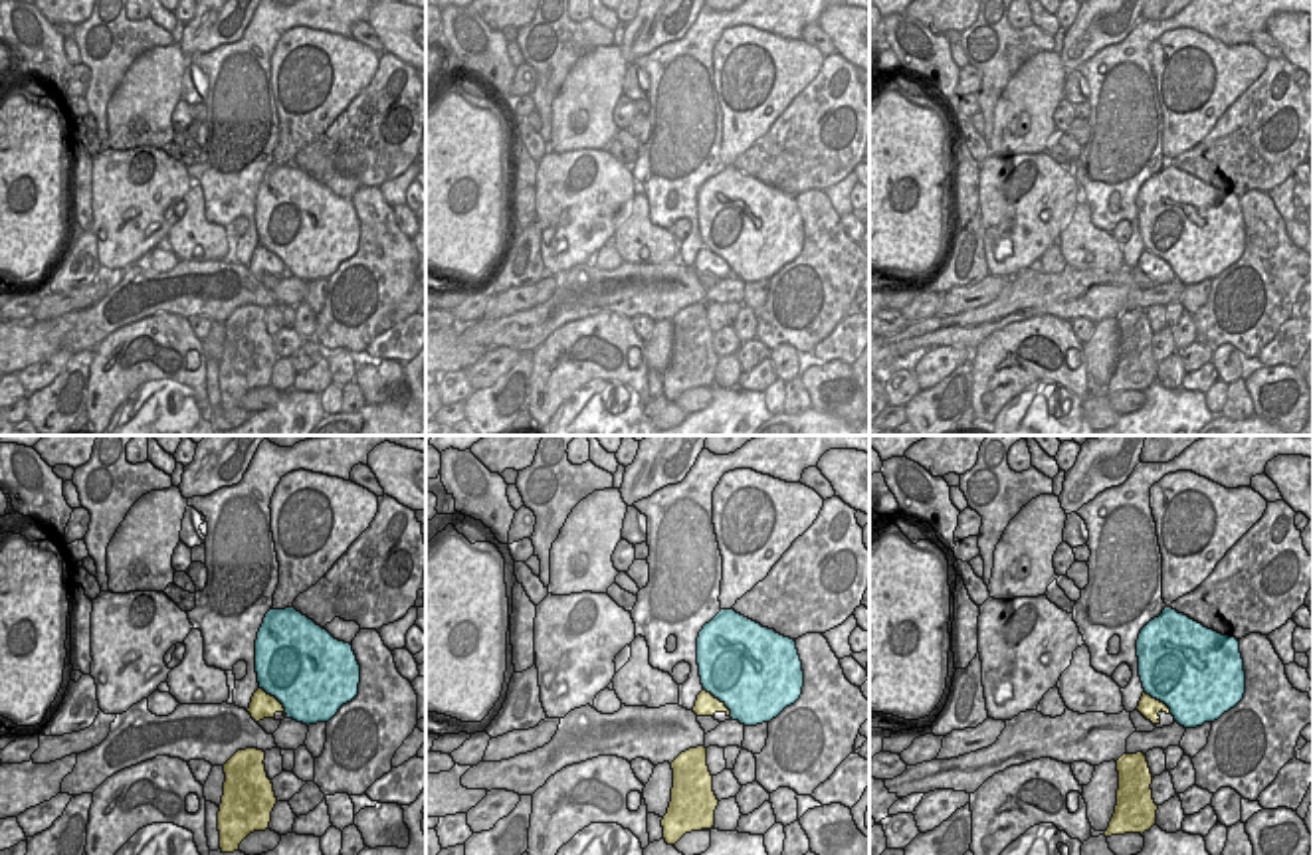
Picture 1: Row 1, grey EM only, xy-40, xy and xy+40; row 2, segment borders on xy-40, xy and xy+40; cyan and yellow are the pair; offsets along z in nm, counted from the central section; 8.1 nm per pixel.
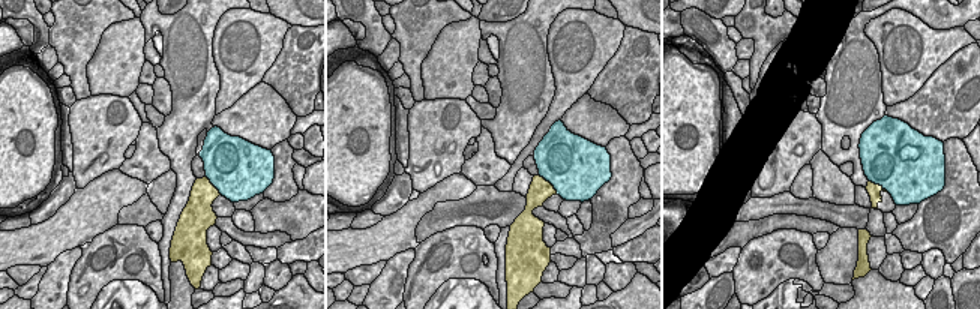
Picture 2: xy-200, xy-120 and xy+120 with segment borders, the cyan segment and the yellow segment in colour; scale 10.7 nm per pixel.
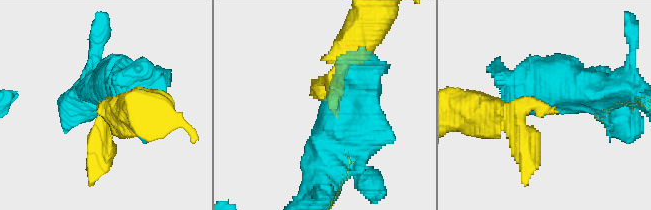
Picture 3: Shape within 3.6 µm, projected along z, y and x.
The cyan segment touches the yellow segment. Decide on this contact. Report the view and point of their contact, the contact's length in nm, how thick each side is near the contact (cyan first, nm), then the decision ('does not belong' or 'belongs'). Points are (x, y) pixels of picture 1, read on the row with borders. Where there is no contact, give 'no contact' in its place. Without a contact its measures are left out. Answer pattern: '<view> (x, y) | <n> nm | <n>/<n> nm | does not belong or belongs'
xy-40 (276, 697) | 340 nm | 500/200 nm | belongs

